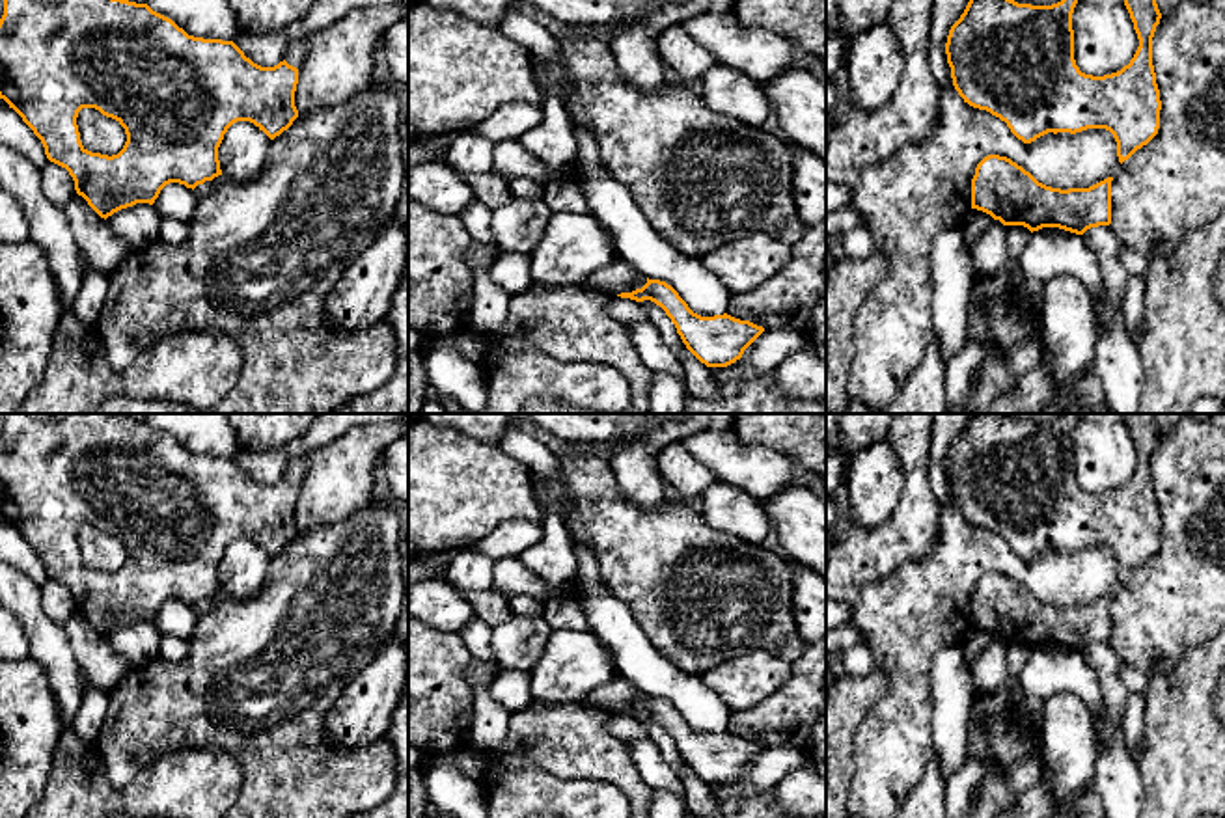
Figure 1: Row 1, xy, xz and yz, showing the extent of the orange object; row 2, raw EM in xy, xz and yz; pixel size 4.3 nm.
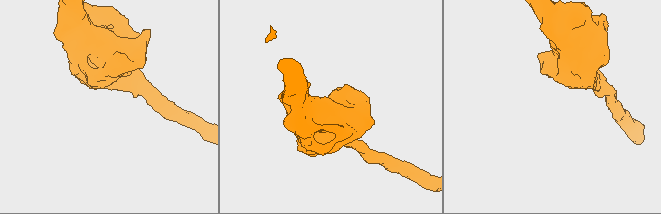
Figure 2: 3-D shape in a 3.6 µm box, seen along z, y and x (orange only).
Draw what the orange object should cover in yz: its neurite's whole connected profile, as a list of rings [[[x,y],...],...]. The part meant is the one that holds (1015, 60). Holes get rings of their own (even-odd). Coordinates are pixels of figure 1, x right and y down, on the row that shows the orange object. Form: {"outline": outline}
{"outline": [[[970,0],[951,26],[945,54],[953,86],[973,108],[986,110],[1007,123],[1024,143],[1048,132],[1081,132],[1106,129],[1117,142],[1122,164],[1147,145],[1160,129],[1160,89],[1152,65],[1152,37],[1162,13],[1156,0],[1124,0],[1139,47],[1121,71],[1093,76],[1074,60],[1072,13],[1078,0],[1052,6],[1018,4],[1014,0]]]}

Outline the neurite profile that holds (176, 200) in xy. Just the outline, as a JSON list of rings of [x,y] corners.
[[[170,183],[160,190],[153,207],[162,218],[177,218],[188,224],[198,207],[198,199],[200,198],[192,188],[179,183]]]

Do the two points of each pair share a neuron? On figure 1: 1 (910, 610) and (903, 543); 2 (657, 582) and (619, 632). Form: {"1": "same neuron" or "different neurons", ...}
{"1": "different neurons", "2": "different neurons"}

